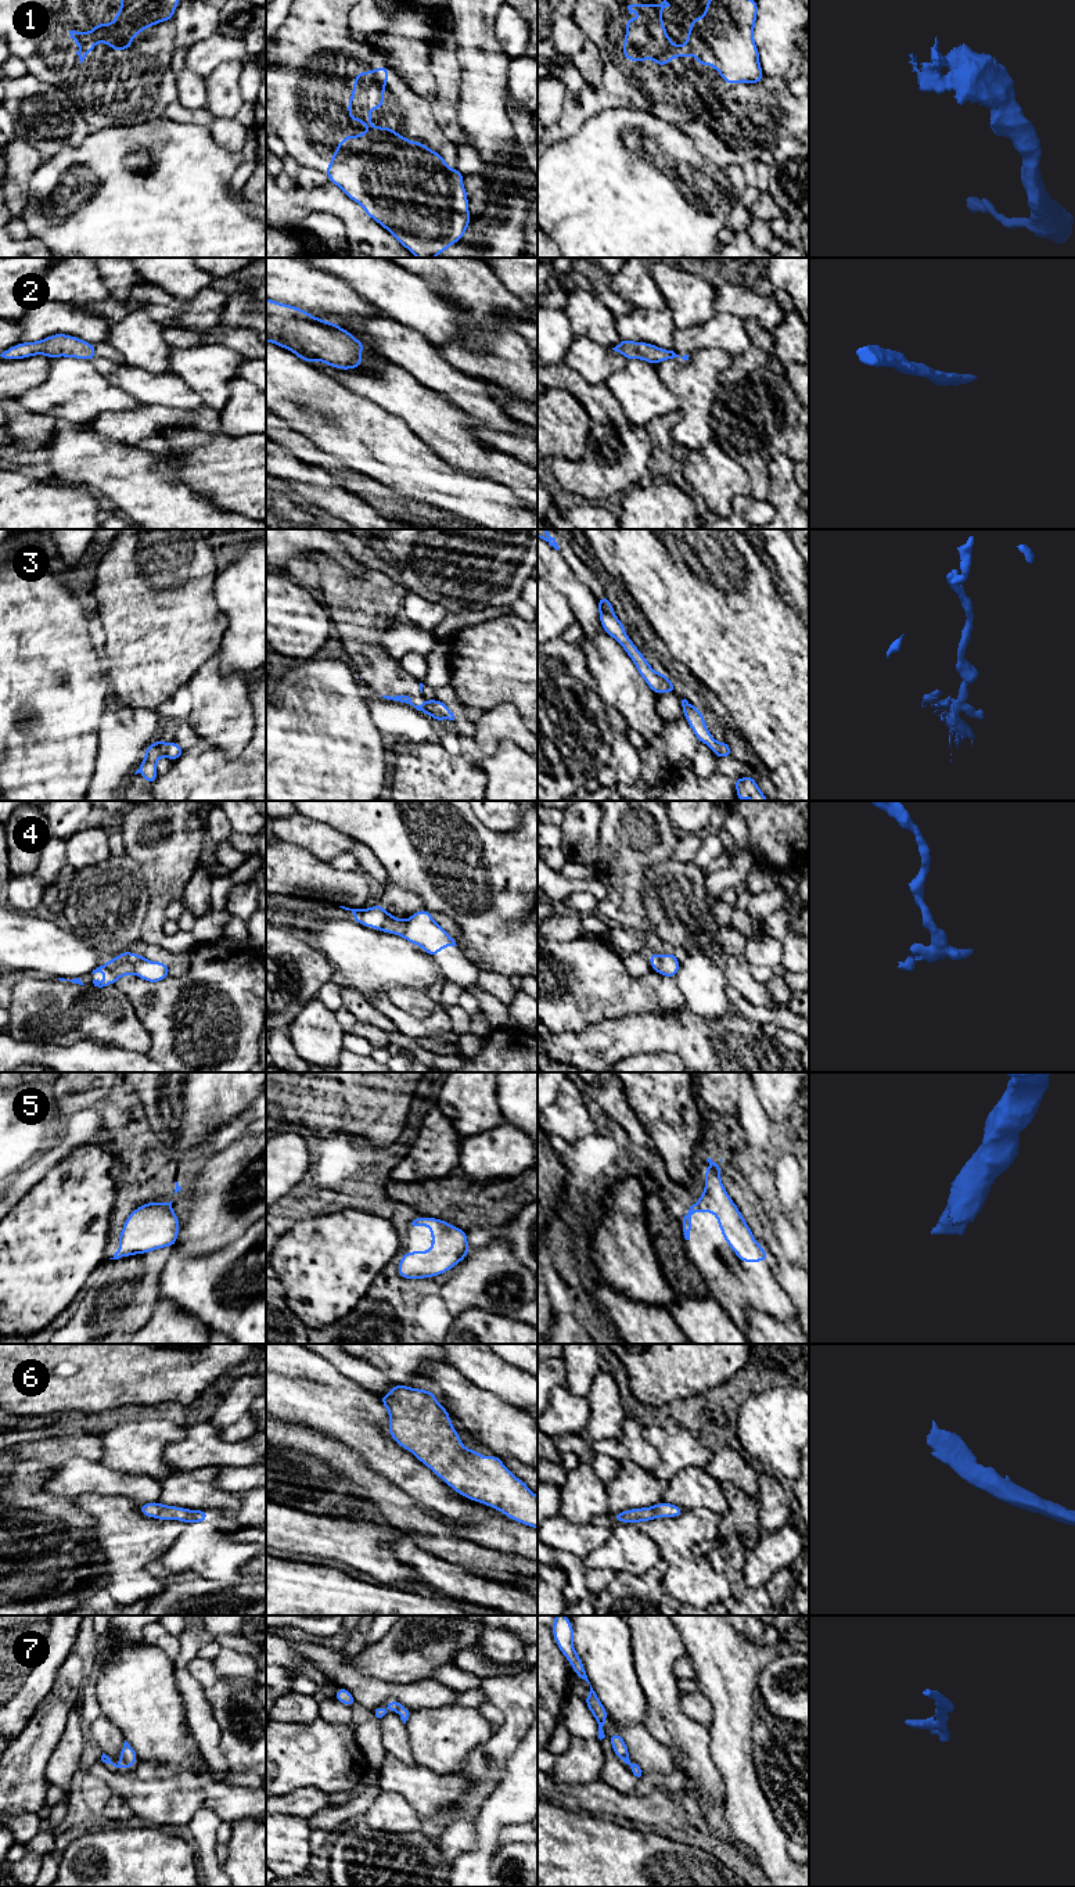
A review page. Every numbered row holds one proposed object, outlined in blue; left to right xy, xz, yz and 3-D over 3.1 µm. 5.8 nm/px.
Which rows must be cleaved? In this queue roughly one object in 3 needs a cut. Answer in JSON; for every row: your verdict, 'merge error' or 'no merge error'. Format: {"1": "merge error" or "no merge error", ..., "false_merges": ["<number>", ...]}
{"1": "no merge error", "2": "no merge error", "3": "no merge error", "4": "no merge error", "5": "no merge error", "6": "no merge error", "7": "no merge error", "false_merges": []}

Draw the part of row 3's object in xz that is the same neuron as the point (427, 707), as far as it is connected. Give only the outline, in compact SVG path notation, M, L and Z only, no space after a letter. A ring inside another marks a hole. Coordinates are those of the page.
M381 696L387 700L400 701L413 705L417 711L432 716L436 722L442 719L454 720L453 712L447 708L447 705L439 700L429 701L424 697L424 702L421 705L414 705L409 696Z

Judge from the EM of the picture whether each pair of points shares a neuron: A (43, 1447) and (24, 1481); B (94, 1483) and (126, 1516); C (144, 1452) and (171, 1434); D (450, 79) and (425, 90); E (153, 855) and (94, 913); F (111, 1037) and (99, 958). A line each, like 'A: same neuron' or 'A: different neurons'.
A: different neurons
B: different neurons
C: same neuron
D: different neurons
E: different neurons
F: different neurons

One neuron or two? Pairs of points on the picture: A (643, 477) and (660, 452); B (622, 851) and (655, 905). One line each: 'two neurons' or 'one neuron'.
A: two neurons
B: two neurons

